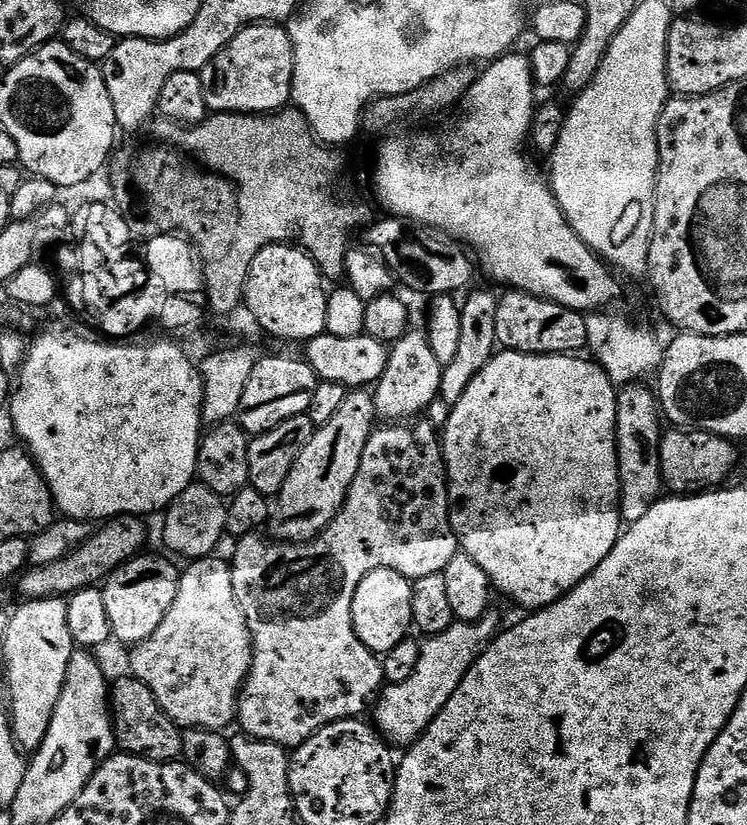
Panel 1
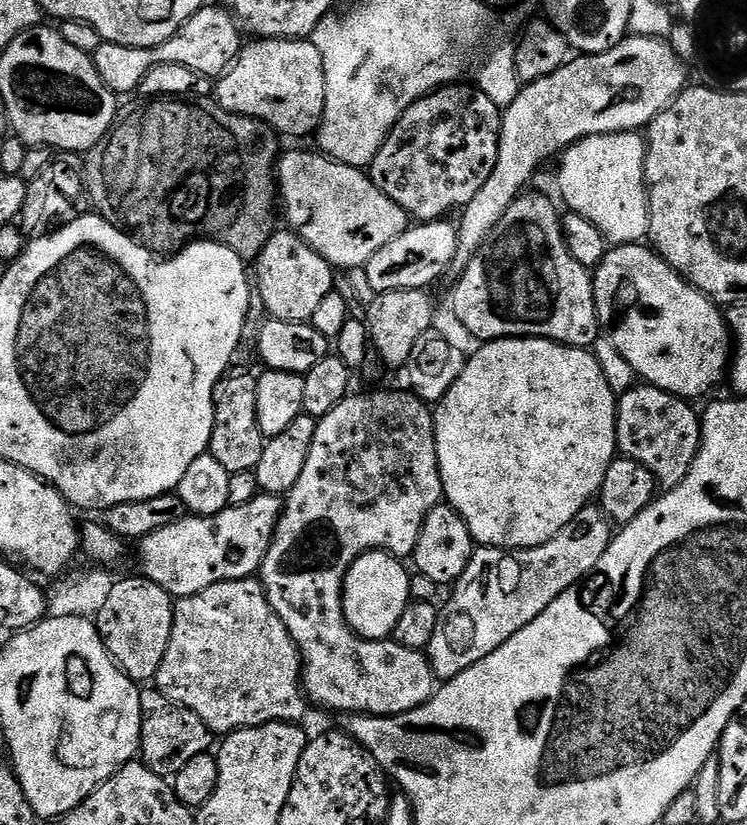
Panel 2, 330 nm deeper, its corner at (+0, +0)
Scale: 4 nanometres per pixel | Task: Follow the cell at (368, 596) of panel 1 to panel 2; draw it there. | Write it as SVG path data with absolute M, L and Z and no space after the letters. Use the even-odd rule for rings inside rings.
M364 552L344 575L344 617L356 635L364 640L386 640L413 599L410 572L388 552Z

